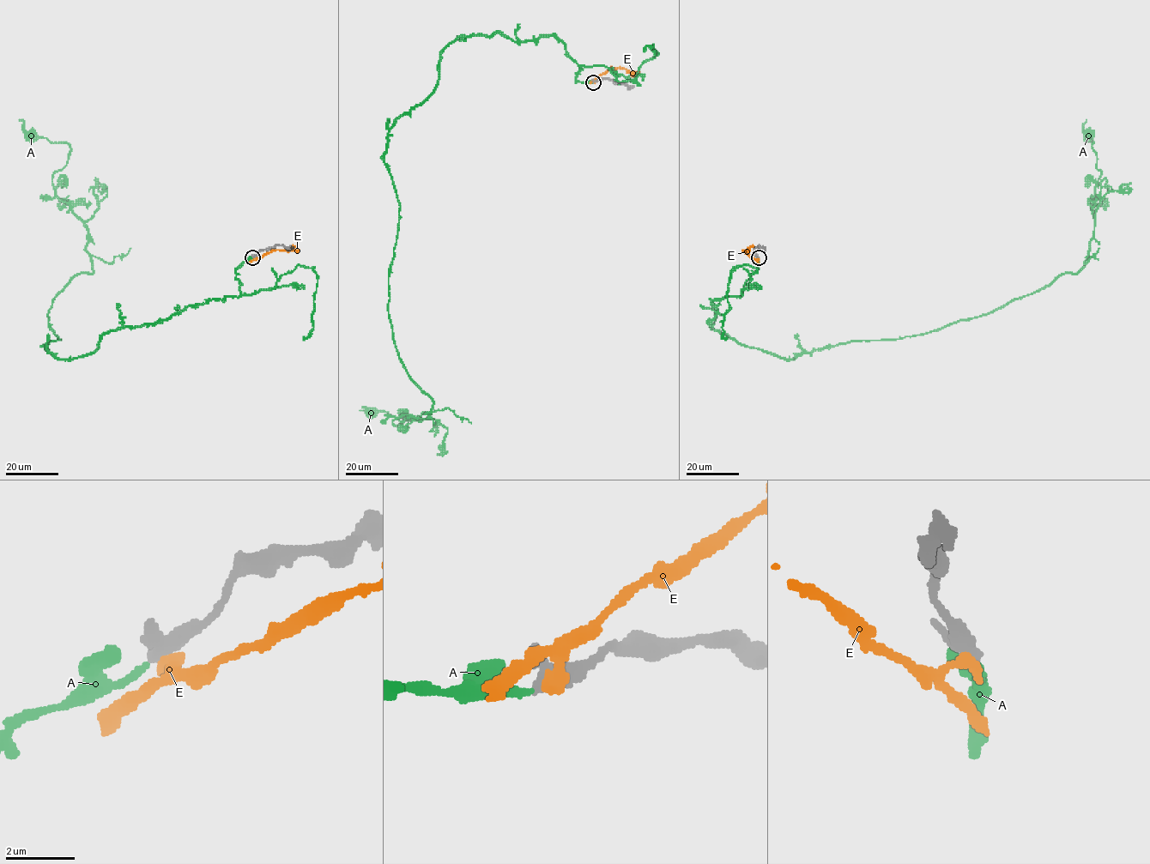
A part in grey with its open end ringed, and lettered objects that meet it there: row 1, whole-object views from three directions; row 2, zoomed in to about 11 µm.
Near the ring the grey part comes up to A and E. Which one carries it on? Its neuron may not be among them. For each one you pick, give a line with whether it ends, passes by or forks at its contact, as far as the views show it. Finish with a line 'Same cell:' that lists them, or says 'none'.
Same cell: none

